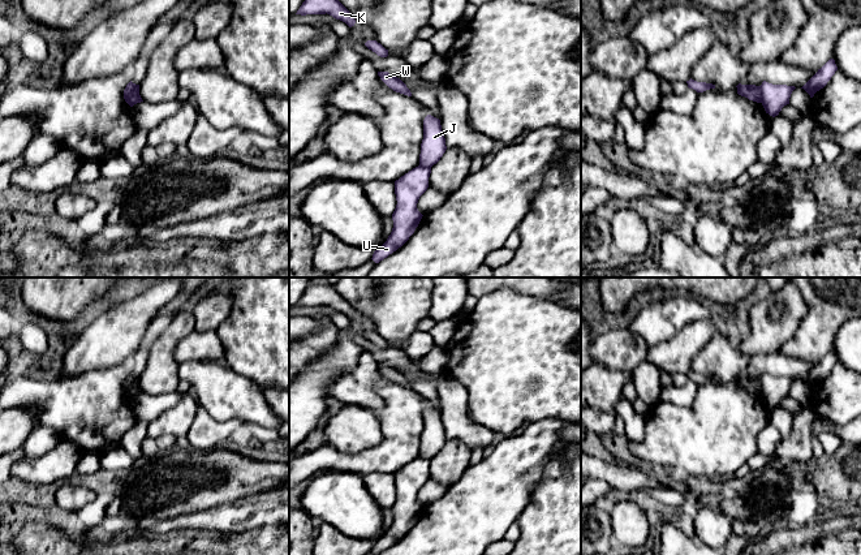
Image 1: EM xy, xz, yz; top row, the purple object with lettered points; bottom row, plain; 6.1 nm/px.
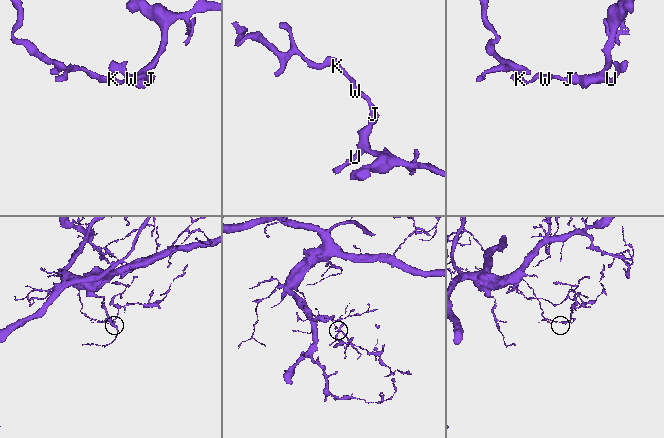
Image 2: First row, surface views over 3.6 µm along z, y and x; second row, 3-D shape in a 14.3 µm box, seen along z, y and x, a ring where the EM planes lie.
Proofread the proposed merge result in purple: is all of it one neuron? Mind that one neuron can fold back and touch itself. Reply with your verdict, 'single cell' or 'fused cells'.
fused cells

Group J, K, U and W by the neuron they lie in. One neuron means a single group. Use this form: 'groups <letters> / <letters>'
groups J K W / U

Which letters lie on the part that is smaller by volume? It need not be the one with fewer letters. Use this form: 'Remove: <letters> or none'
Remove: U

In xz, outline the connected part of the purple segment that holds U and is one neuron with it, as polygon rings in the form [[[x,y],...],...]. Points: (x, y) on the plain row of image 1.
[[[418,457],[395,473],[397,496],[392,505],[393,520],[387,533],[374,543],[371,551],[375,555],[401,539],[414,525],[423,508],[417,495],[429,479],[430,465],[430,460]]]

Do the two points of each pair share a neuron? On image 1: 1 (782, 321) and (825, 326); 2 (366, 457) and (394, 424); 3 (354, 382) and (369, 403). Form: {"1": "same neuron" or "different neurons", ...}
{"1": "different neurons", "2": "same neuron", "3": "same neuron"}

